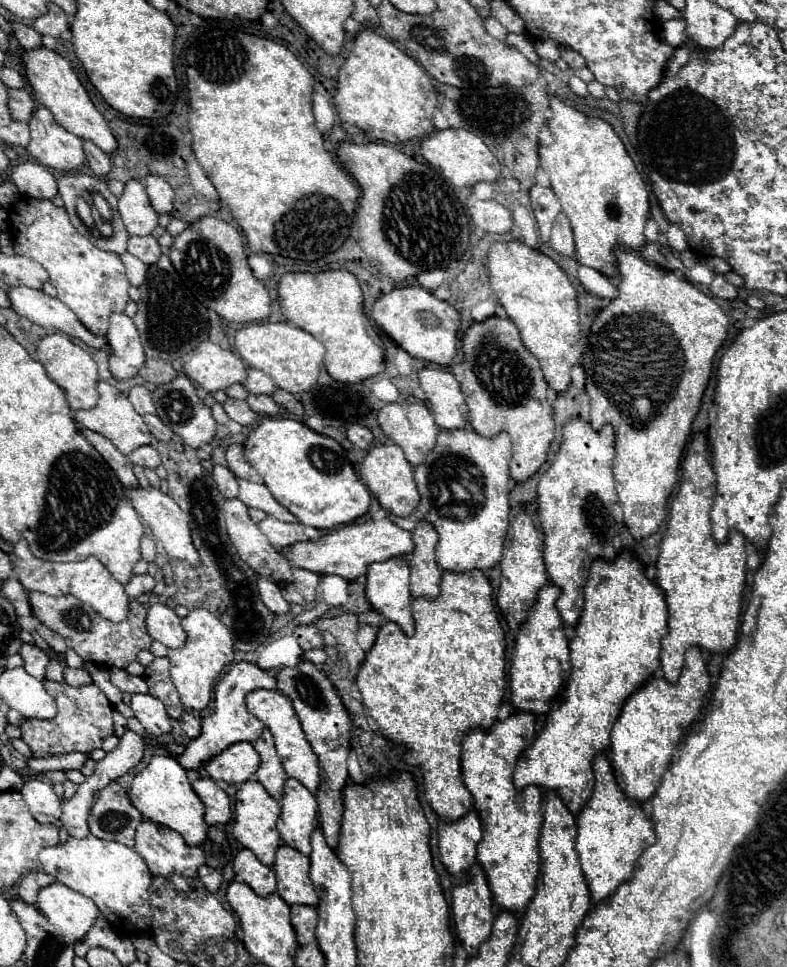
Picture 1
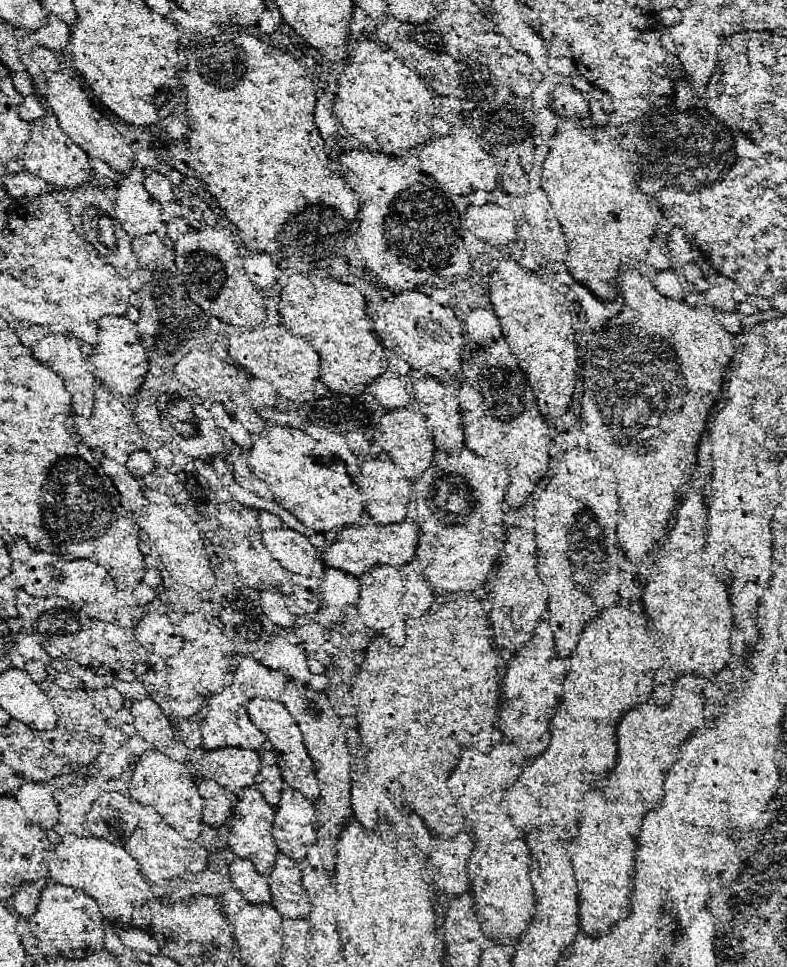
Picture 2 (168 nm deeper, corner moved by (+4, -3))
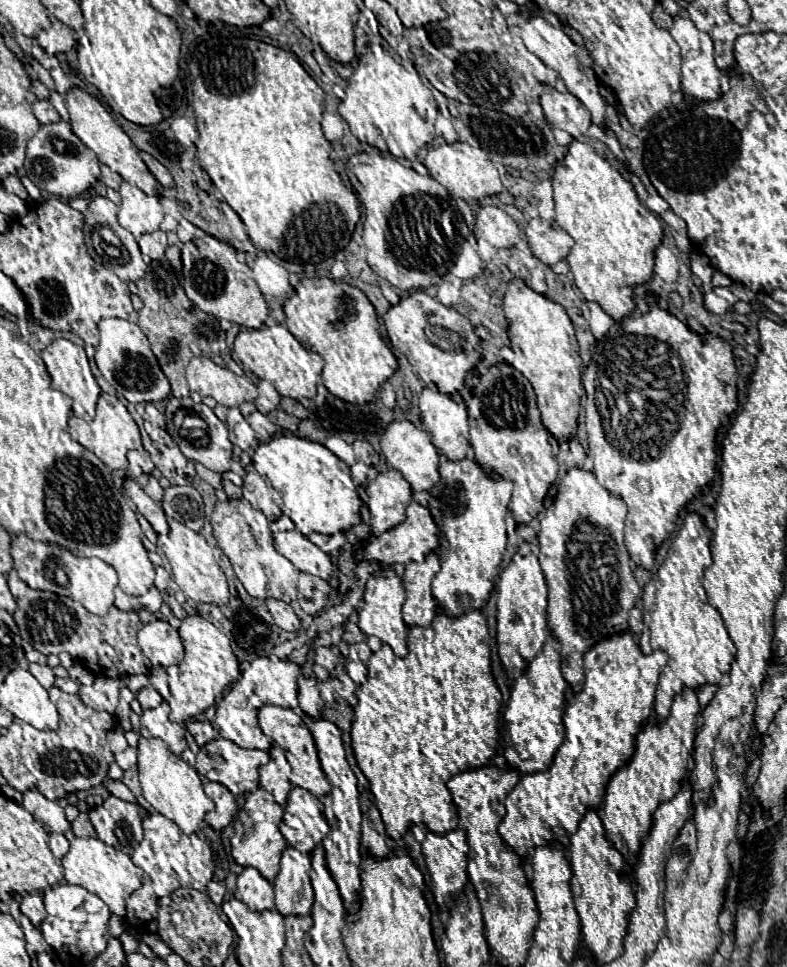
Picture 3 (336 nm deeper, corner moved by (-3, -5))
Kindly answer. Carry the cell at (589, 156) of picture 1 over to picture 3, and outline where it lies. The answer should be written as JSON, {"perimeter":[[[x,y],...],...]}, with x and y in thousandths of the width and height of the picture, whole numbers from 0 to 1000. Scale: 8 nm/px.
{"perimeter":[[[728,145],[715,168],[718,172],[705,172],[703,178],[703,228],[731,248],[720,263],[728,292],[746,312],[761,314],[779,331],[789,331],[807,323],[807,296],[825,292],[830,285],[830,267],[832,256],[842,248],[842,234],[837,225],[812,209],[804,192],[771,165],[761,163],[748,149]]]}

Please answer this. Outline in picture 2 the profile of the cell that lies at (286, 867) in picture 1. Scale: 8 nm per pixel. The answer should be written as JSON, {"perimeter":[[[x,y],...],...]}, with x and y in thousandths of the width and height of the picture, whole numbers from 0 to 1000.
{"perimeter":[[[353,880],[346,900],[346,935],[358,941],[361,937],[386,937],[394,933],[384,914],[384,902],[379,891]]]}

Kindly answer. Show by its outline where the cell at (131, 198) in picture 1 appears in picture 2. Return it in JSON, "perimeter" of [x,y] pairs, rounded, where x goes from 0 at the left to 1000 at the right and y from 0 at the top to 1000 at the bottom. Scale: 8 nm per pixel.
{"perimeter":[[[155,184],[150,188],[150,201],[145,207],[147,230],[160,238],[163,244],[180,244],[196,240],[203,230],[203,211],[191,205],[180,190]]]}

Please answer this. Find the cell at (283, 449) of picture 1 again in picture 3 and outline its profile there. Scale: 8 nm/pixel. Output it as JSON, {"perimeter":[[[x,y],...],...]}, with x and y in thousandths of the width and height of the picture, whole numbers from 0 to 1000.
{"perimeter":[[[352,449],[342,457],[329,459],[321,469],[321,482],[324,488],[339,498],[344,515],[355,523],[357,533],[370,536],[382,552],[393,554],[403,550],[421,554],[459,540],[459,515],[454,513],[446,496],[446,486],[410,459],[375,449]]]}

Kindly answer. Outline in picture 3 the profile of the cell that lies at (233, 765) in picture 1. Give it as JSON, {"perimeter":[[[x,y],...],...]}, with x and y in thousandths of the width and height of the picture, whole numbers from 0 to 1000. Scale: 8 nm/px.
{"perimeter":[[[273,763],[273,765],[263,767],[260,771],[255,771],[255,776],[250,778],[248,796],[255,802],[260,802],[263,807],[288,813],[299,823],[311,823],[311,821],[316,821],[316,819],[329,815],[329,792],[334,792],[339,788],[342,788],[342,778],[337,778],[337,776],[304,774],[294,765]]]}

